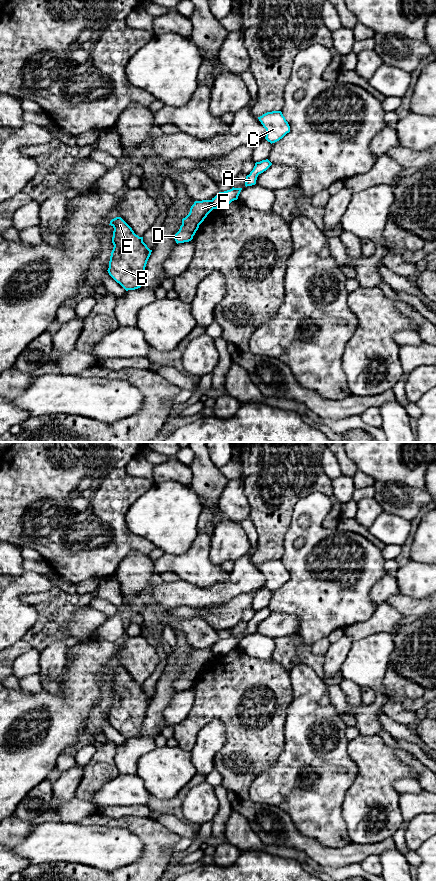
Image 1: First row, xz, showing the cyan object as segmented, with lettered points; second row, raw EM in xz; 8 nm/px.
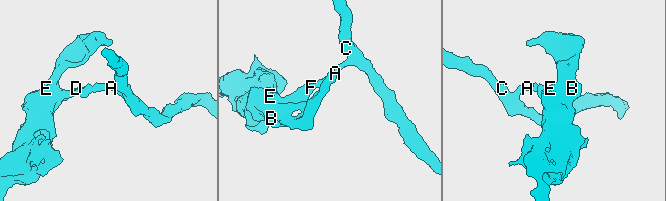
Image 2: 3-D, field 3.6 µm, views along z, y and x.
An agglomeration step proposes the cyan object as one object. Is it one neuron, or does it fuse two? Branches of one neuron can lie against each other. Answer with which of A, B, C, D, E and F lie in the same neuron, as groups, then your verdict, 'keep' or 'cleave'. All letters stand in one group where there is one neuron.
groups A C / B D E F; cleave

